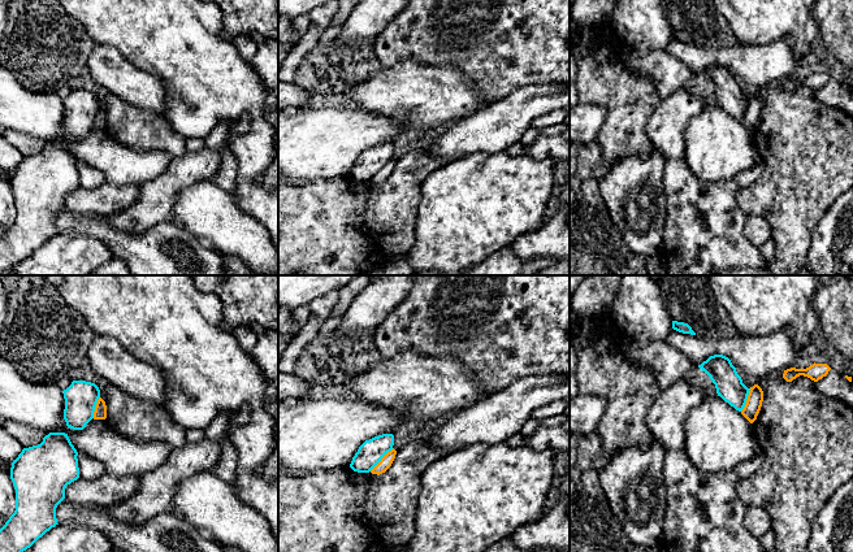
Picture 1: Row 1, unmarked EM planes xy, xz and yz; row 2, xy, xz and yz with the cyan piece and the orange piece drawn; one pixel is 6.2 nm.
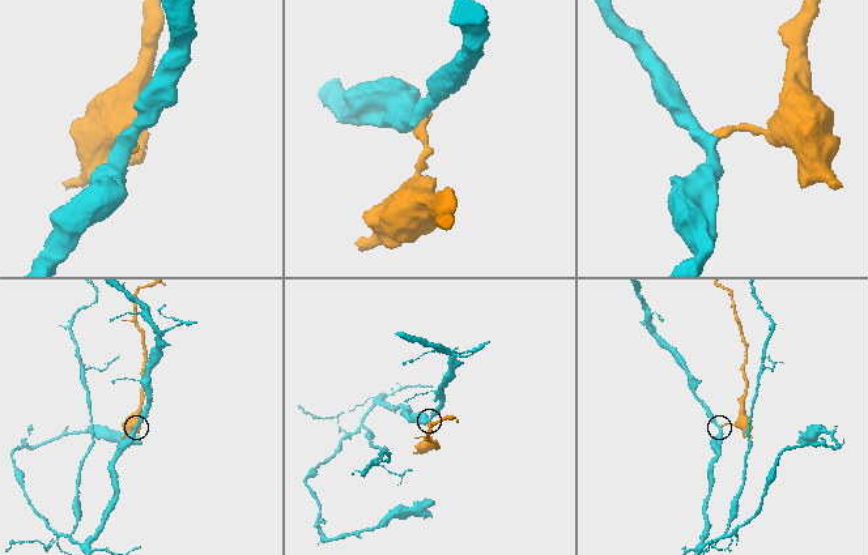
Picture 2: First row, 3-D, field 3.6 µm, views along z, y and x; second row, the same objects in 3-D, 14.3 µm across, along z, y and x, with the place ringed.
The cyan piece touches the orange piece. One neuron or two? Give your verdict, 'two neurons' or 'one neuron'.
two neurons

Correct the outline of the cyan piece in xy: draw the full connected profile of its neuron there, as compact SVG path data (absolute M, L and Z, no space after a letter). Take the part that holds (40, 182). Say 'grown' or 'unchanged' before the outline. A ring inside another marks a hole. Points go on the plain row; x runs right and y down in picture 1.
unchanged; M49 142L38 155L23 157L12 171L10 188L16 199L16 220L0 238L0 275L30 257L57 232L56 217L65 197L79 187L78 161L68 143Z

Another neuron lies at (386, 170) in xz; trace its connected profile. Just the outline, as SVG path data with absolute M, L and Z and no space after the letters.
M393 157L390 161L387 161L381 170L371 179L372 183L382 183L385 182L393 173L395 168L397 160Z

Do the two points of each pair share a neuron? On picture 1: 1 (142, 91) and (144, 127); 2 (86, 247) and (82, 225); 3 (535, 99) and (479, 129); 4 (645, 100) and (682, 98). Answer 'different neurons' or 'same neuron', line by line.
1: different neurons
2: different neurons
3: same neuron
4: different neurons

